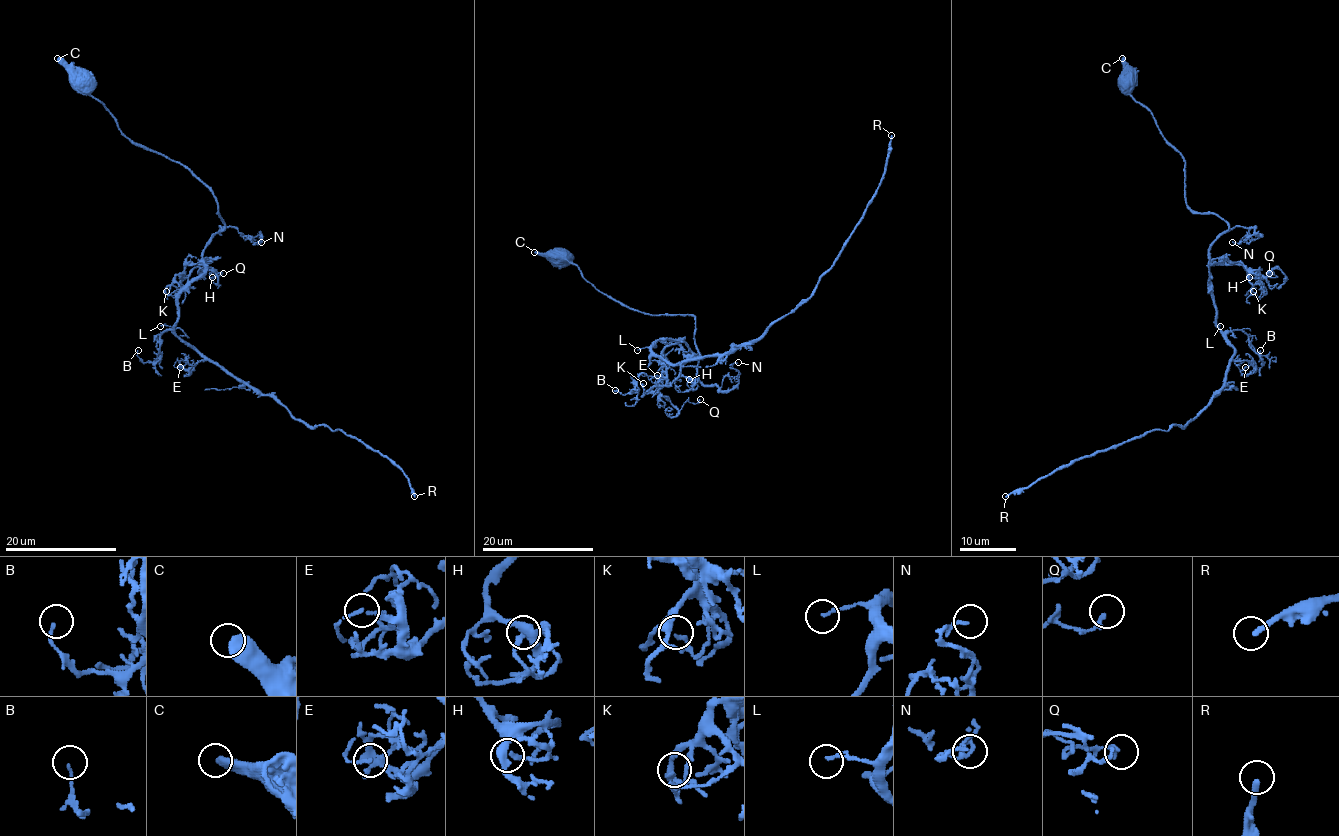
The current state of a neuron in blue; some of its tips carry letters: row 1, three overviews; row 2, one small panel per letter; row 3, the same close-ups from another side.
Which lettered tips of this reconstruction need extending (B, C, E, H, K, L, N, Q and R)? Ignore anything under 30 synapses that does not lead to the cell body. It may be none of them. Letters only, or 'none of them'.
R

